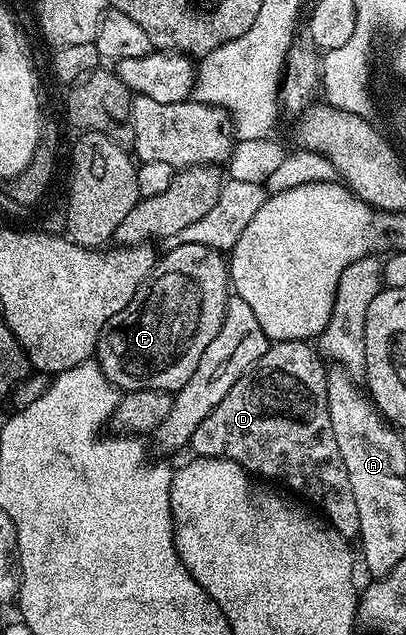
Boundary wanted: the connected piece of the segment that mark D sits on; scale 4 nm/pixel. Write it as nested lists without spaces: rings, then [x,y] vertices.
[[[307,341],[268,344],[258,363],[229,387],[229,395],[213,407],[209,416],[201,419],[189,449],[195,457],[227,457],[248,474],[288,485],[283,487],[292,494],[300,493],[295,494],[300,498],[308,497],[303,499],[341,536],[355,539],[359,536],[357,499],[353,499],[345,463],[341,451],[337,451],[337,439],[333,439],[327,406],[329,369],[322,360],[320,350]]]

